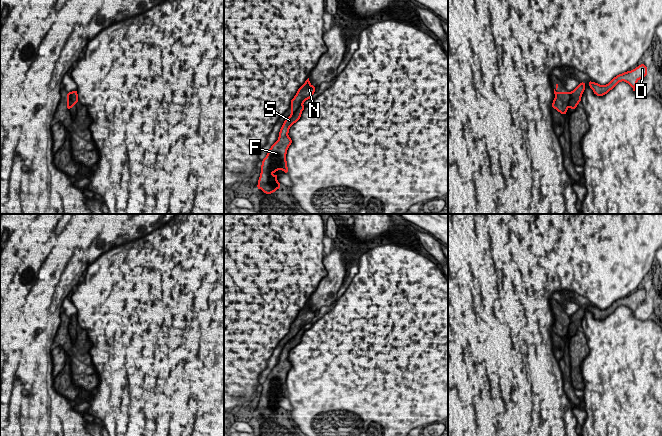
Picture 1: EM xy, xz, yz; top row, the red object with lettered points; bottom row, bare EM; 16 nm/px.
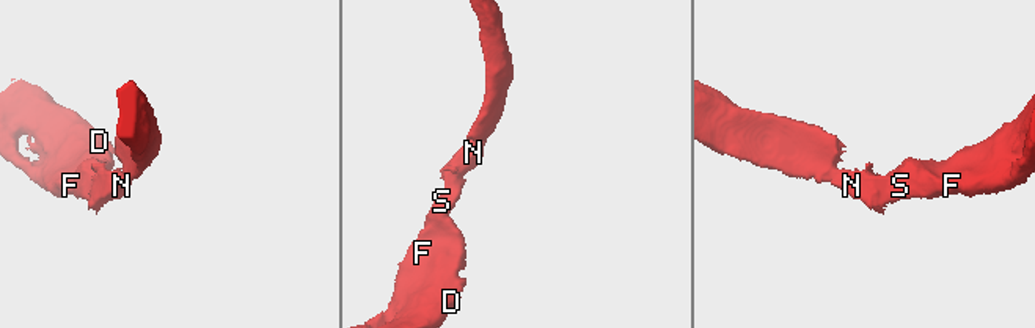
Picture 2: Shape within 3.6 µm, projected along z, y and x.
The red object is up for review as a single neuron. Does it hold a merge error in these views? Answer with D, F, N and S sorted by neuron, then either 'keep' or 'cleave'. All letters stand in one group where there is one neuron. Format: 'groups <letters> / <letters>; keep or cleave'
groups D F S / N; cleave

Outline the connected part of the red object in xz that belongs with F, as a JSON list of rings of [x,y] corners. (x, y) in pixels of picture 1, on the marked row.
[[[302,104],[283,122],[278,140],[271,146],[266,157],[262,160],[257,189],[261,189],[266,194],[276,192],[281,187],[277,181],[278,175],[274,175],[274,172],[283,170],[285,174],[288,174],[286,154],[292,144],[292,140],[288,136],[289,128],[301,118],[304,108],[305,106]]]

